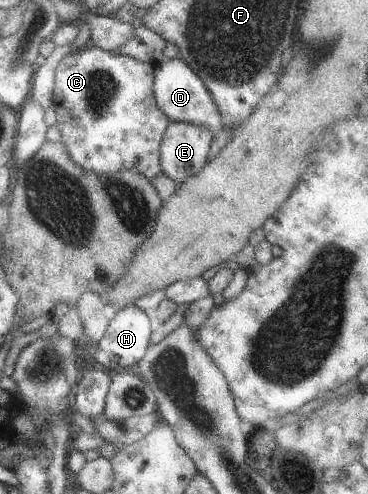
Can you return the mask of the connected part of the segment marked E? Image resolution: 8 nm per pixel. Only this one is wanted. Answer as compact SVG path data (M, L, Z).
M170 122L160 143L163 173L178 184L199 173L207 163L207 153L216 133L187 122Z

